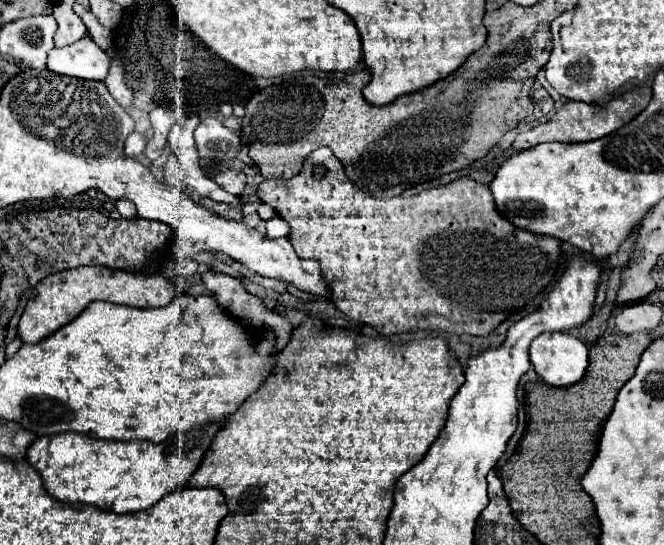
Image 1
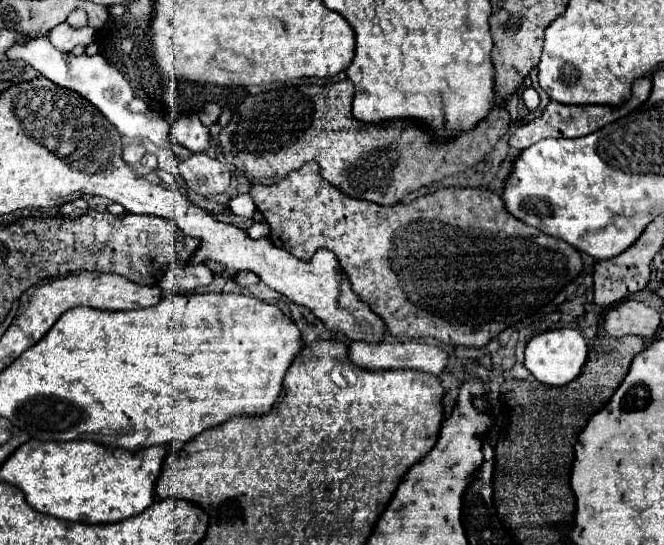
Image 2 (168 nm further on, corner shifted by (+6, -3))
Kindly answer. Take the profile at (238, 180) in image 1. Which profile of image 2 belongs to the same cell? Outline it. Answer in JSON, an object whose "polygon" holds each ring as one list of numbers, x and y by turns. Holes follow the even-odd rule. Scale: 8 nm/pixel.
{"polygon":[[192,154,180,162,180,172,186,184,202,196,220,194,230,184,230,168,206,154]]}

